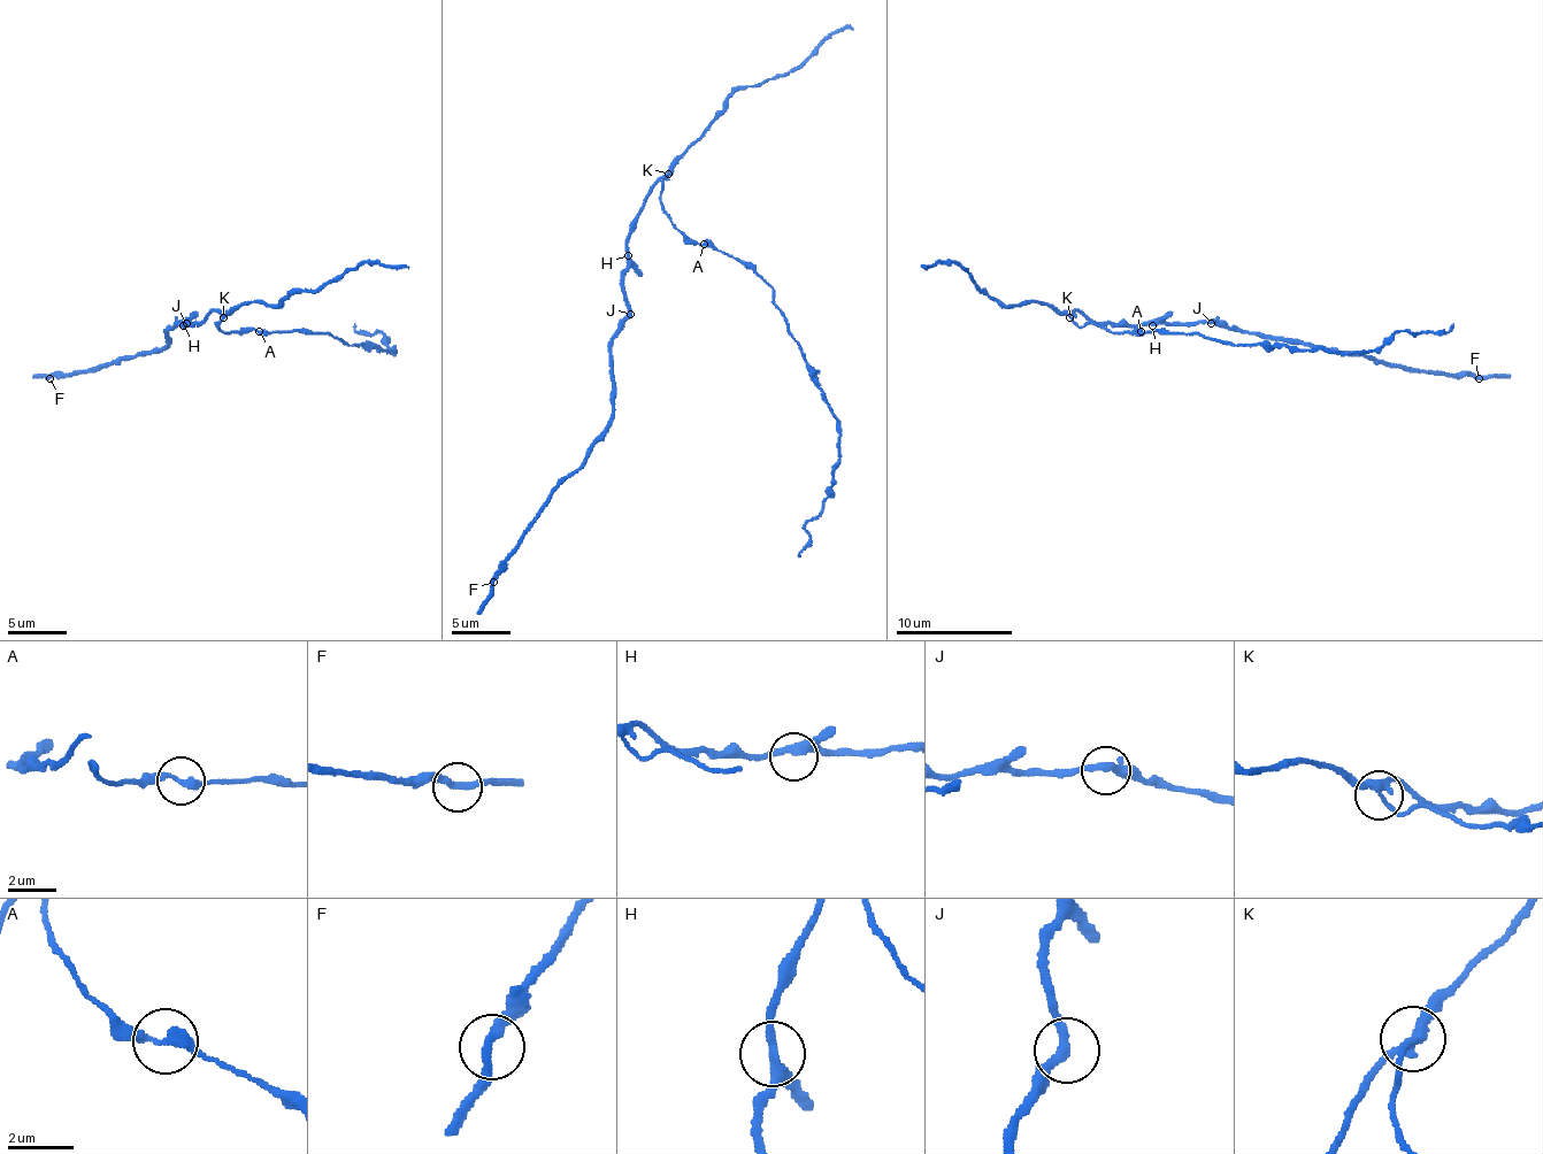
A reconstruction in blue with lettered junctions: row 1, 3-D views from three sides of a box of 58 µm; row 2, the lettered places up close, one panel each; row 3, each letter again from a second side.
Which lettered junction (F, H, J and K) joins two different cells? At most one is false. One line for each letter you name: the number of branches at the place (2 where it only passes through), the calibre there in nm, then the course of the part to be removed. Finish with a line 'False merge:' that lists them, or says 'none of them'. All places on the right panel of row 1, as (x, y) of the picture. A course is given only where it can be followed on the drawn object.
K: 3 | 260 nm | (1071, 317), (1120, 331), (1359, 352), (1380, 348), (1397, 331), (1441, 331), (1452, 323)
False merge: K

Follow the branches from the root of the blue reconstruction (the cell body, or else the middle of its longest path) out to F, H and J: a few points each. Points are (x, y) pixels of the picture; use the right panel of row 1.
F: (1076, 312), (1097, 323), (1131, 325), (1222, 323), (1236, 331), (1361, 352), (1405, 369), (1479, 378)
H: (1076, 312), (1097, 323), (1152, 325)
J: (1076, 312), (1097, 323), (1131, 325), (1211, 323)

